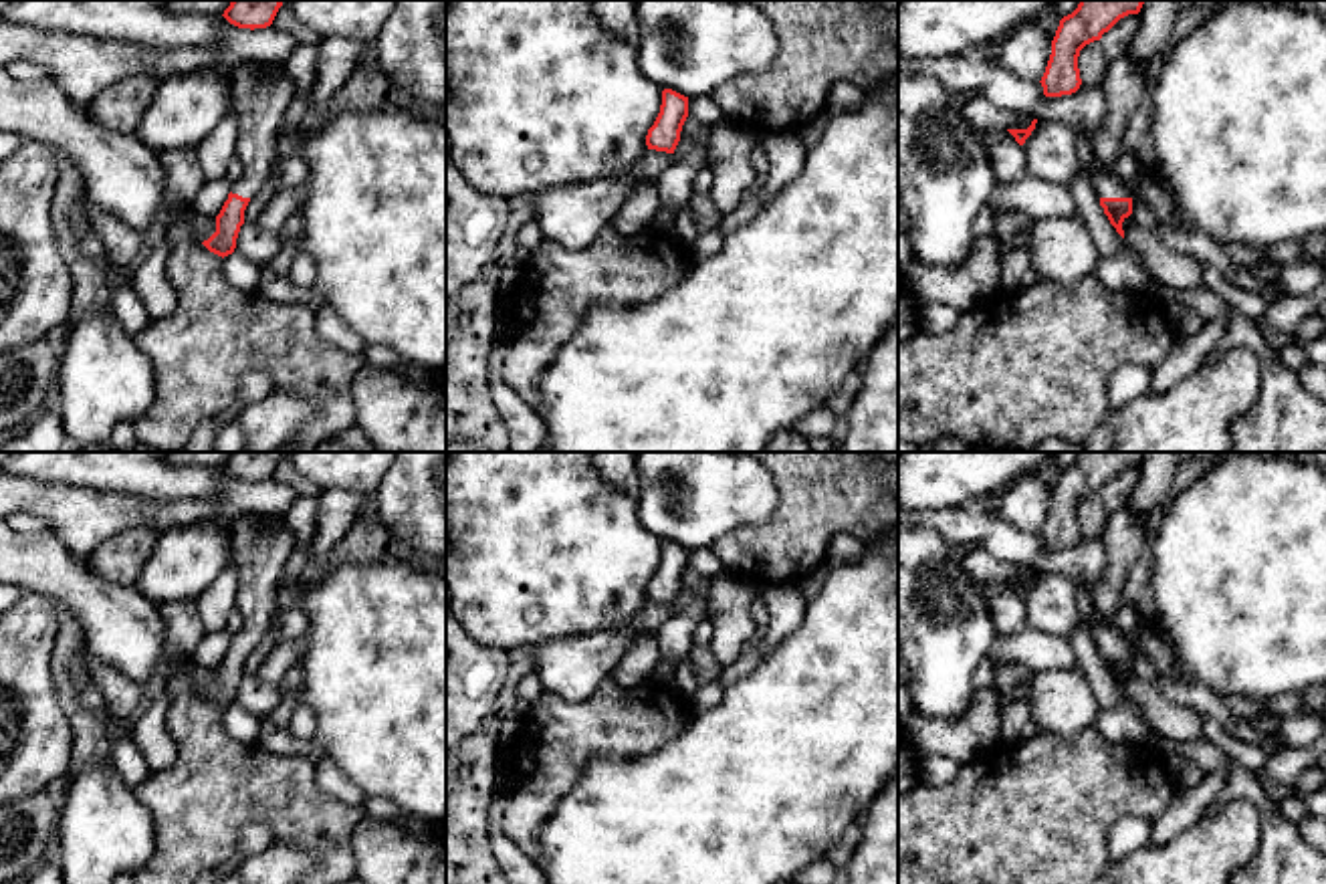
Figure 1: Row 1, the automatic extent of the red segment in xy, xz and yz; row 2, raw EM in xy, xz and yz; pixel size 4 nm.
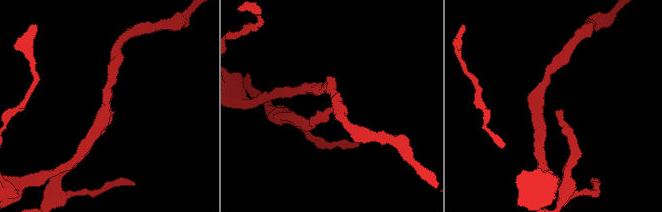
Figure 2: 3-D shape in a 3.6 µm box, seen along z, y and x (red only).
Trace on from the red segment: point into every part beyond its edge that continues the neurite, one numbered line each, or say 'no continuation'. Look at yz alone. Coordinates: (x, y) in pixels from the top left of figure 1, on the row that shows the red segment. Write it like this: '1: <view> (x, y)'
1: yz (1125, 81)

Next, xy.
1: xy (261, 93)

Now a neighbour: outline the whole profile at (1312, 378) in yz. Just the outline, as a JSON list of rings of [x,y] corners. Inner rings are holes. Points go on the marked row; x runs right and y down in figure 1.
[[[1306,361],[1298,371],[1298,379],[1312,396],[1326,402],[1326,369]]]

